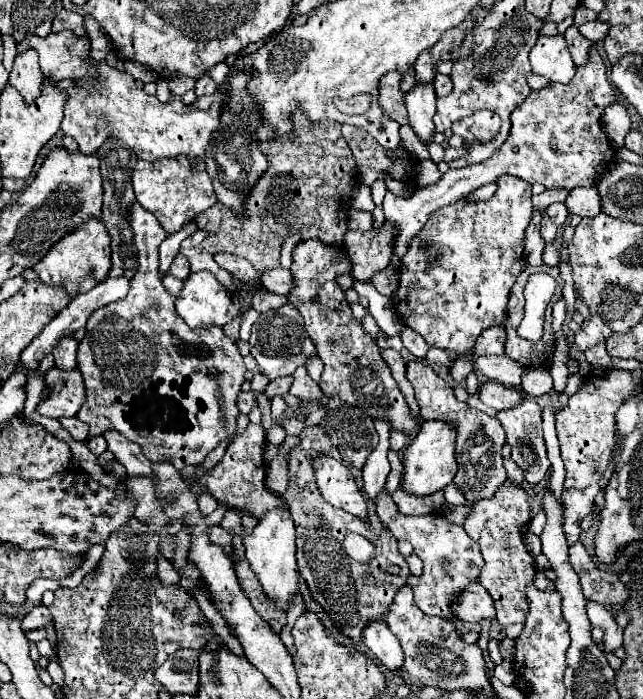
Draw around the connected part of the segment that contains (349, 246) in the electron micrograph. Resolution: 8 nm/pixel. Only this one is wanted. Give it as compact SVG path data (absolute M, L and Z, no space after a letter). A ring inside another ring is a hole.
M383 223L383 231L347 231L343 247L353 263L353 277L357 281L369 281L375 273L381 273L391 265L391 227Z

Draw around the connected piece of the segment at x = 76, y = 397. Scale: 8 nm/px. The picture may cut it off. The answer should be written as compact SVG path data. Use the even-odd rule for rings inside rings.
M57 367L45 373L45 383L51 385L51 395L39 403L37 411L45 417L75 417L85 399L85 385L81 373L61 371Z

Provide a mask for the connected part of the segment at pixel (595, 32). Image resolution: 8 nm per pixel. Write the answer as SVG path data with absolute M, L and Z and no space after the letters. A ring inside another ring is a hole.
M597 19L597 21L589 21L589 23L581 25L579 31L585 33L585 37L587 37L591 43L597 43L597 41L603 41L603 39L607 37L609 27L607 27L607 23L603 23L603 21Z

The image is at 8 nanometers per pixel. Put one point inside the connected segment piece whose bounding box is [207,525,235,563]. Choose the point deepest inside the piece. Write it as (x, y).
(218, 535)

